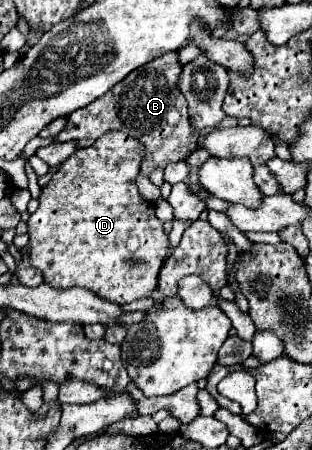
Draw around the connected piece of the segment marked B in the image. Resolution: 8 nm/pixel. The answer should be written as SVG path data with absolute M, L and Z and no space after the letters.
M178 51L156 57L152 63L146 63L144 67L128 73L116 87L112 87L94 103L74 111L68 117L68 125L64 127L64 131L56 135L56 141L76 139L80 147L88 147L106 131L120 129L146 145L142 161L142 175L146 177L156 169L164 169L172 161L186 159L196 149L198 133L190 127L186 99L176 87L180 71L182 63L178 61Z

